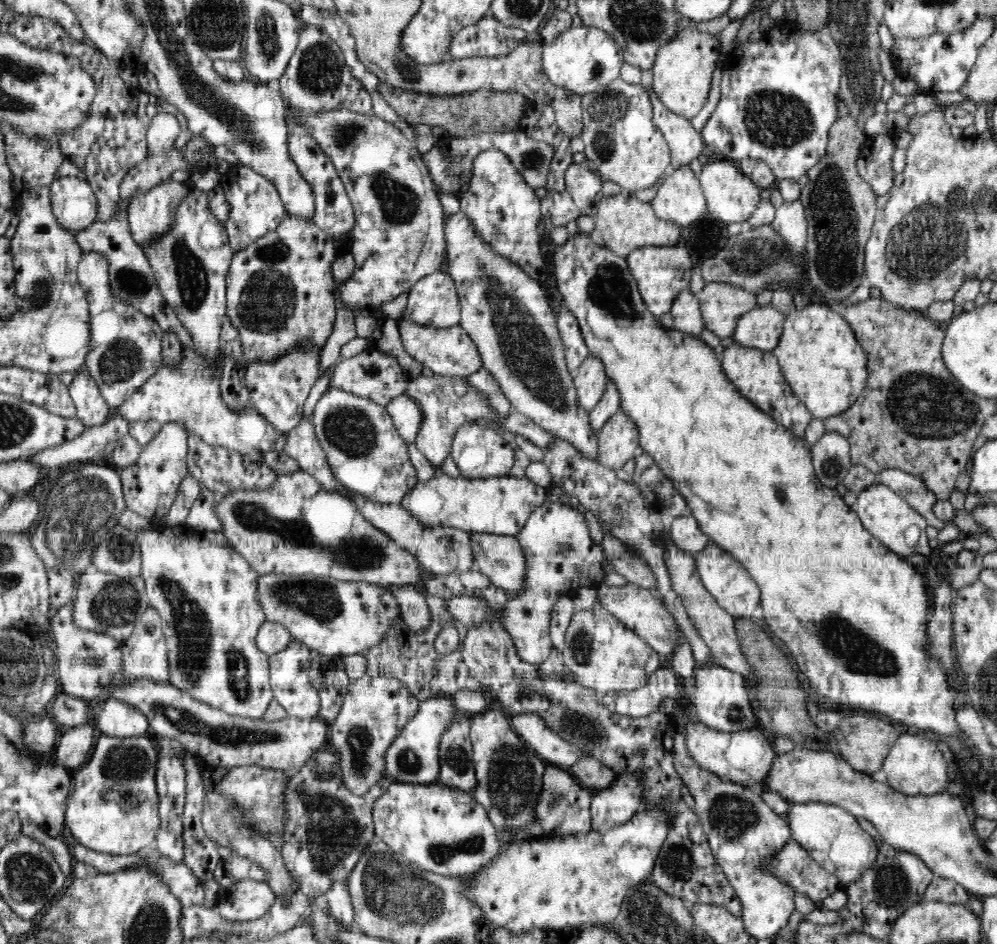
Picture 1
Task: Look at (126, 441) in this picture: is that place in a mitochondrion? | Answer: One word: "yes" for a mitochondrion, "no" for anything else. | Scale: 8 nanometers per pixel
no

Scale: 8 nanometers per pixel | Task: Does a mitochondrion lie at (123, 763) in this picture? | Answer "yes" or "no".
yes

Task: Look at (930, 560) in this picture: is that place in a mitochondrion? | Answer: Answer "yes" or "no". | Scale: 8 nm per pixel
no

